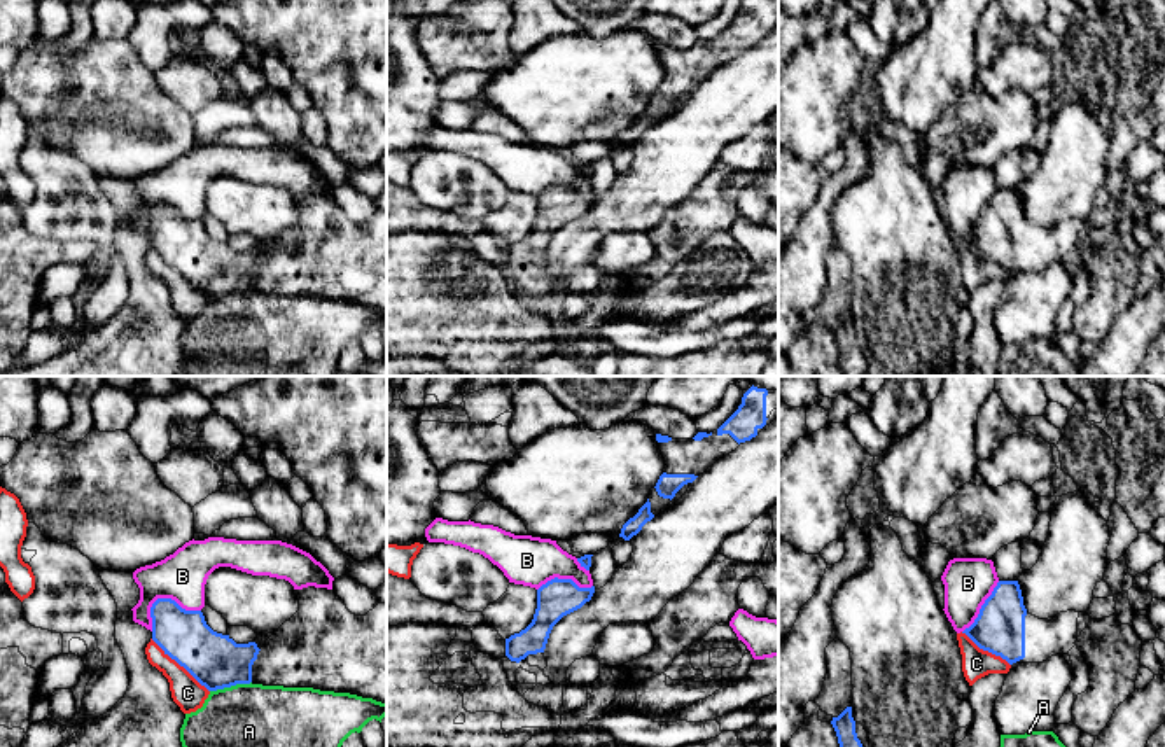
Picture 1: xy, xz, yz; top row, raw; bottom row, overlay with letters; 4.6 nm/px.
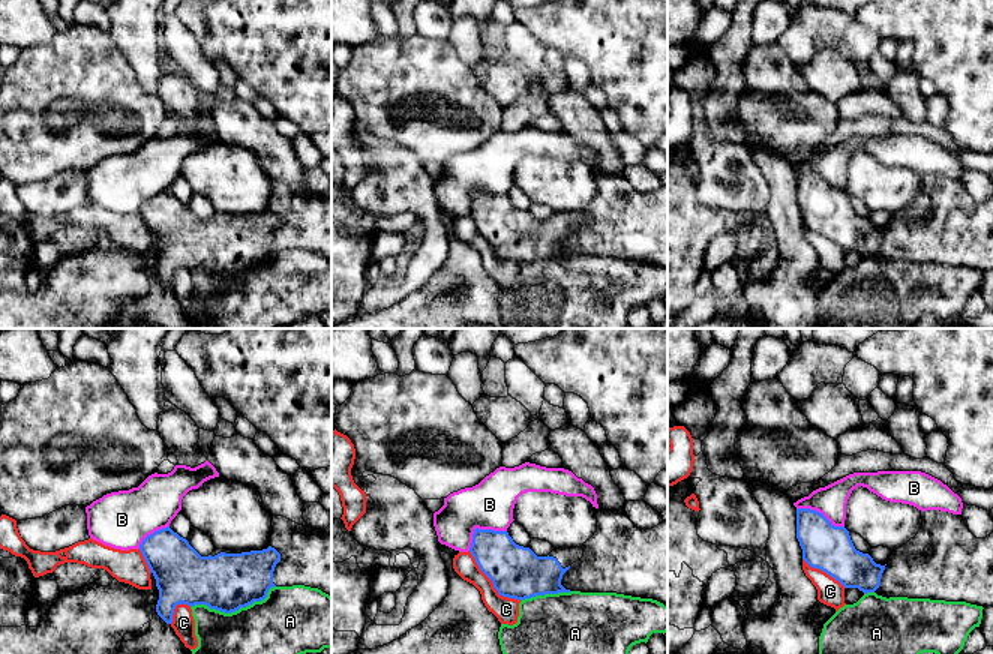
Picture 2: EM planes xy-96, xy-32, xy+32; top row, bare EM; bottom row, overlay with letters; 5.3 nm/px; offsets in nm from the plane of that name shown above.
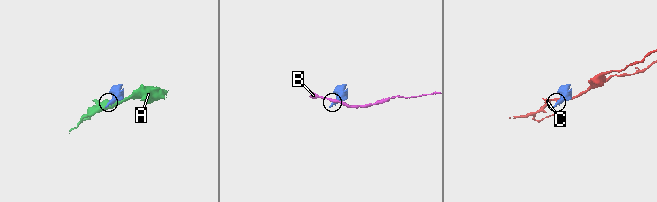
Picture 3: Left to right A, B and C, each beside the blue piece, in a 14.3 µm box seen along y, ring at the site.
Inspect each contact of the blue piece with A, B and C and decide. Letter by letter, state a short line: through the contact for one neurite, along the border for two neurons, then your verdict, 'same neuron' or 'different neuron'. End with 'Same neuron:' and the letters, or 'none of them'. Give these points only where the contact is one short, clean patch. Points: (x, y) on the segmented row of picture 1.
A: different neuron
B: line xy (200, 611), (158, 599), (151, 630); different neuron
C: different neuron
Same neuron: none of them

